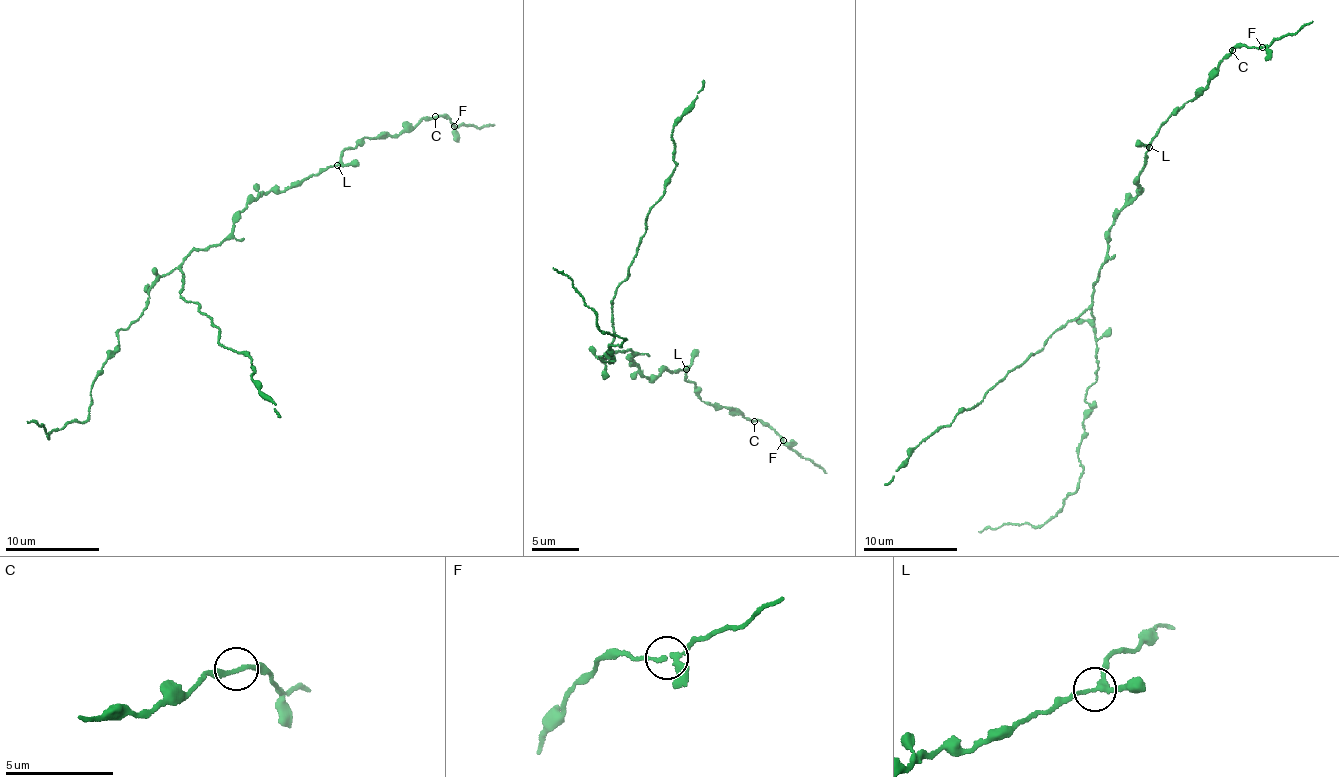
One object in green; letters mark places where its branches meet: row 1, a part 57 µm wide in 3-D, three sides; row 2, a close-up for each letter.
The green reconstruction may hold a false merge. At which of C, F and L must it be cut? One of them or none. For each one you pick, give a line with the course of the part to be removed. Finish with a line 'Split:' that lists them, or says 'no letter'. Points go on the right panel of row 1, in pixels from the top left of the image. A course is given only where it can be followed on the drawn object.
Split: no letter

